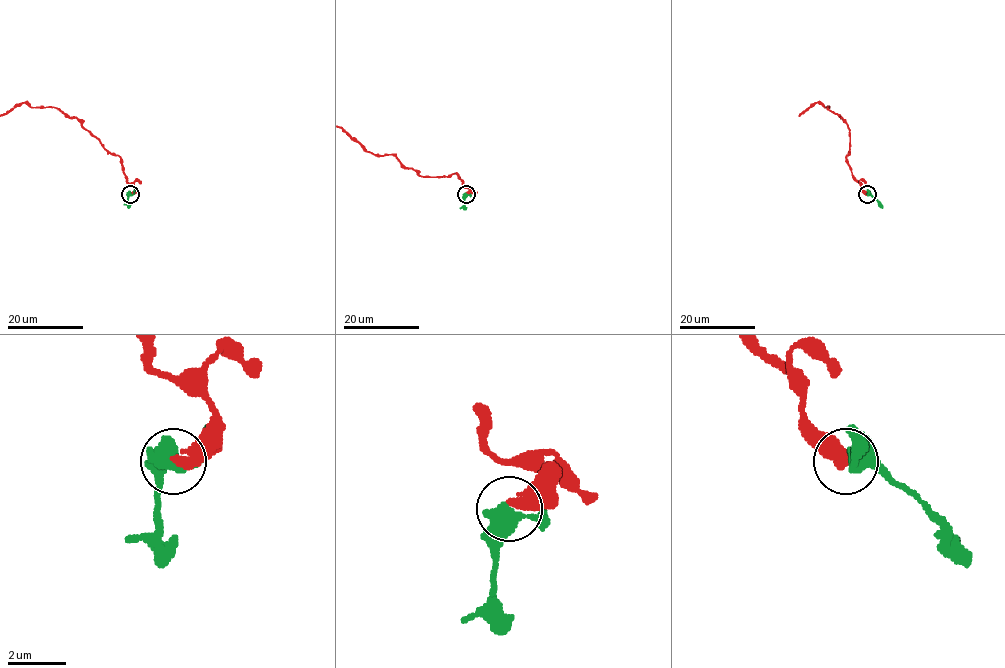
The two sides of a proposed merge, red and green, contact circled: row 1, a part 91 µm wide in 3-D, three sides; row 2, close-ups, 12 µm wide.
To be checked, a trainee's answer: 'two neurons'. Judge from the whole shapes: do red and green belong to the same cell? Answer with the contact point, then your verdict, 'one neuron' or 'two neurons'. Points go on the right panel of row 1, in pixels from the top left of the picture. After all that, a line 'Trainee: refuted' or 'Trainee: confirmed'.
(867, 194) | two neurons
Trainee: confirmed

